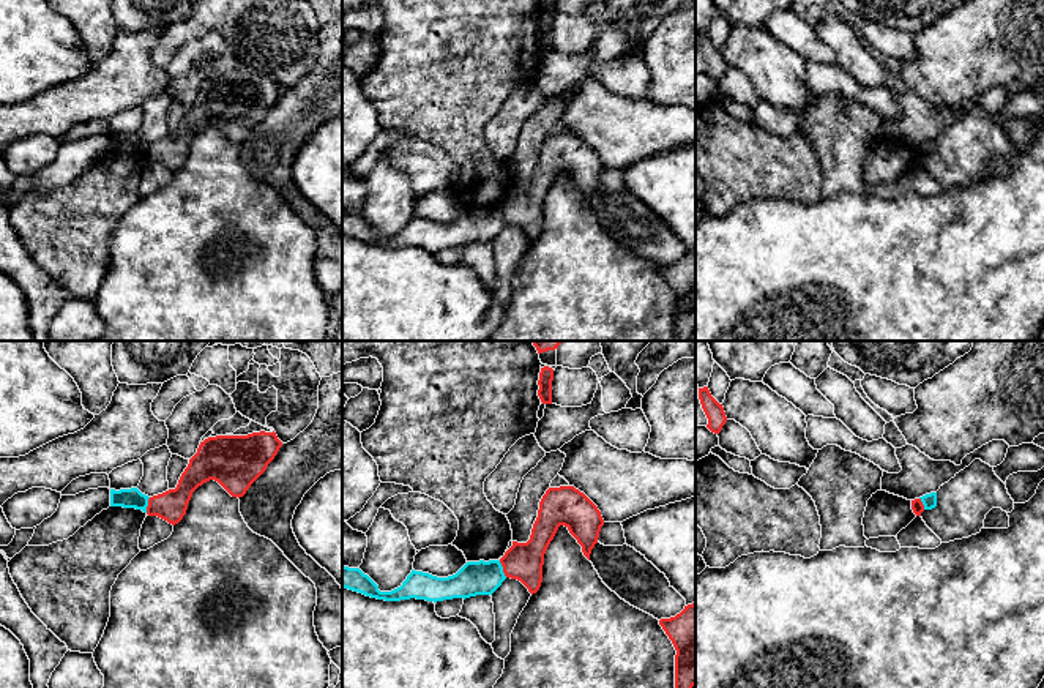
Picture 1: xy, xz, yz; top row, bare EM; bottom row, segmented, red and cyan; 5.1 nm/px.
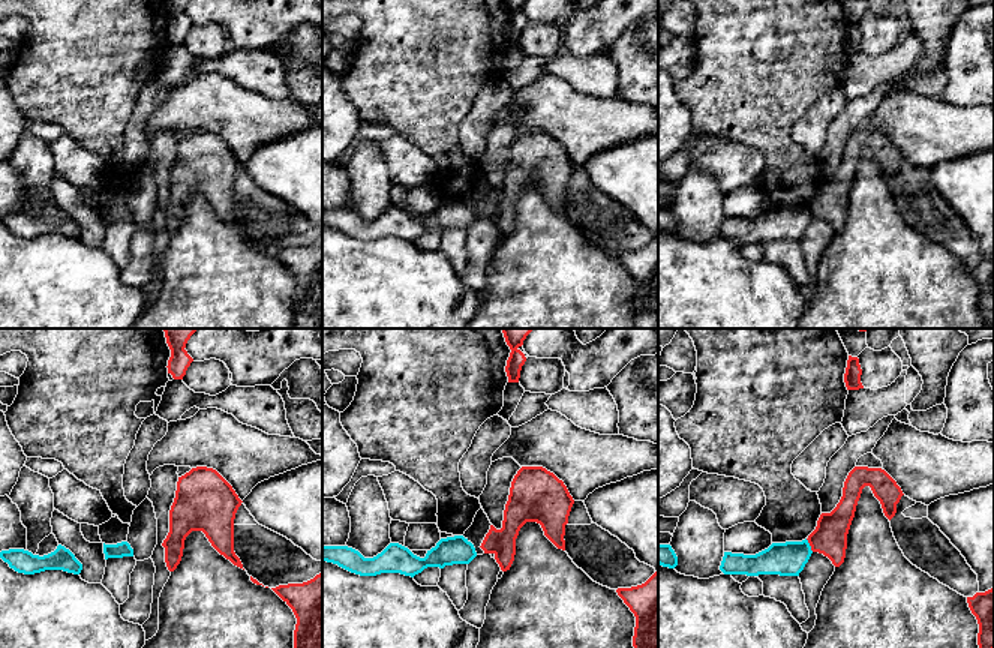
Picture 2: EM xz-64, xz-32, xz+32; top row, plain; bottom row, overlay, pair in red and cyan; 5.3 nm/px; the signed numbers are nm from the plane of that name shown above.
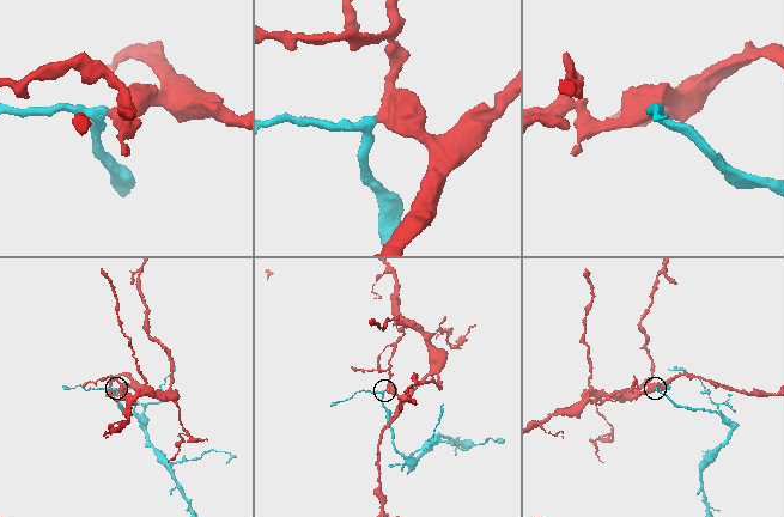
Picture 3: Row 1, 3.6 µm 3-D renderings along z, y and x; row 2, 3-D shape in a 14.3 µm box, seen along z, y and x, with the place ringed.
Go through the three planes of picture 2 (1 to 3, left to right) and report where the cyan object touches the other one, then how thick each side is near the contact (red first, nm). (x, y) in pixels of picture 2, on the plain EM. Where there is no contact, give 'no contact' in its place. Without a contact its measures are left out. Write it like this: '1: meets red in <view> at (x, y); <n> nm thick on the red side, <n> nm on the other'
1: no contact
2: no contact
3: meets red in xz+32 at (810, 209); 190 nm thick on the red side, 180 nm on the other

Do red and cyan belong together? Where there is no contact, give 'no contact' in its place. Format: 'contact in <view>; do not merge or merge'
contact in xz; do not merge

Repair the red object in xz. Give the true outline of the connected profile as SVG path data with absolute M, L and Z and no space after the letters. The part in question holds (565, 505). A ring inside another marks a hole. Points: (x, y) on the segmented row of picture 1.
M574 486L546 491L530 540L527 543L513 541L513 546L500 559L505 576L520 581L531 595L541 587L544 554L560 525L569 530L590 560L604 519L598 507Z

